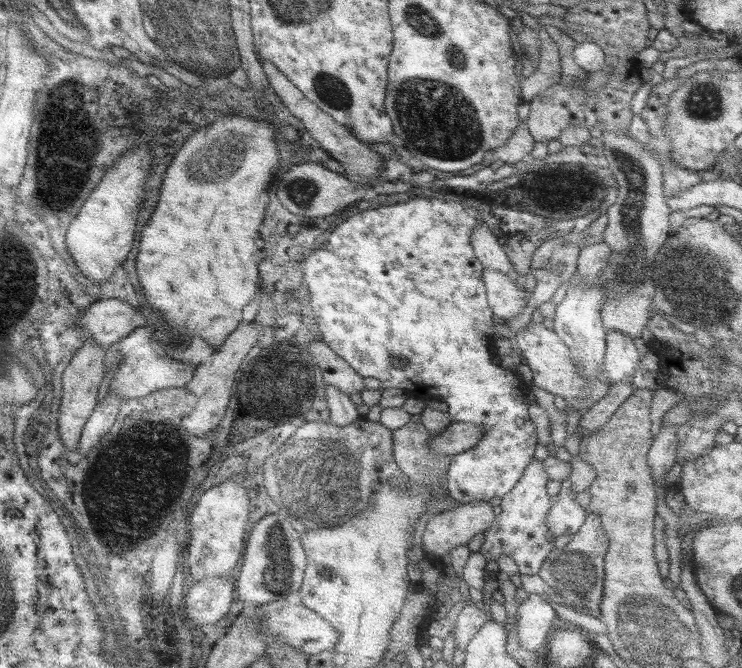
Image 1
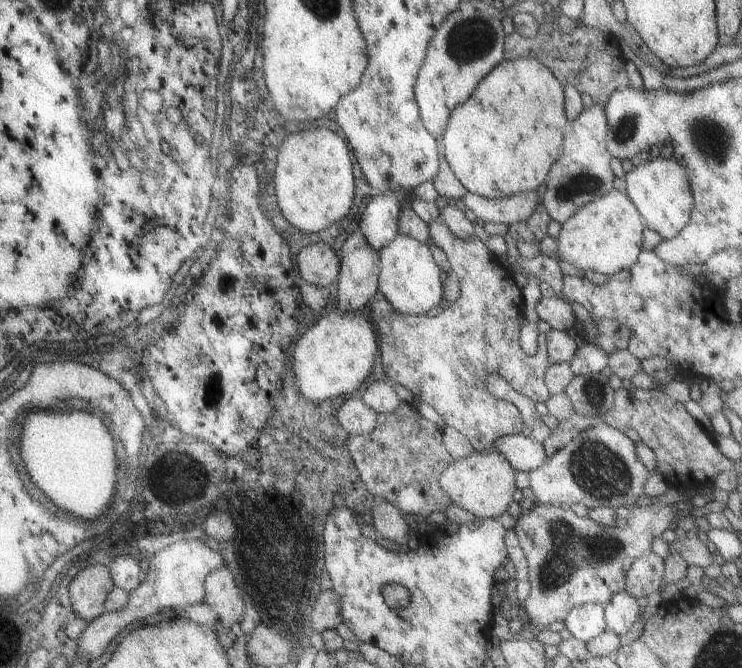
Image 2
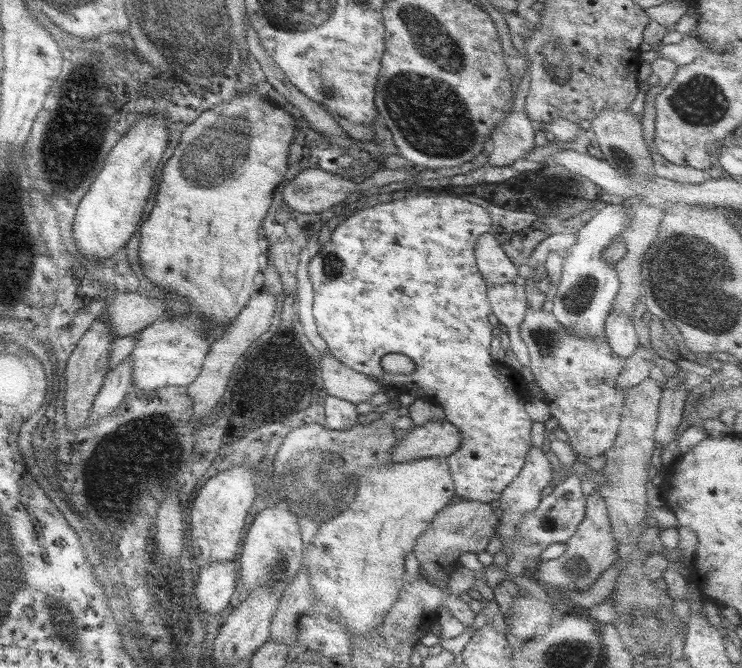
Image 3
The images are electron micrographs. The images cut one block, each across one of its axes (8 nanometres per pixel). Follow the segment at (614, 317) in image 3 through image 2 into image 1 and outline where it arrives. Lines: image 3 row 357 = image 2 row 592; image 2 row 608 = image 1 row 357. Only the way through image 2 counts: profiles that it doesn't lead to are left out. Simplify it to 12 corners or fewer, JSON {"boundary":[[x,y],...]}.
{"boundary":[[606,332],[602,370],[610,386],[631,379],[641,355],[632,339]]}

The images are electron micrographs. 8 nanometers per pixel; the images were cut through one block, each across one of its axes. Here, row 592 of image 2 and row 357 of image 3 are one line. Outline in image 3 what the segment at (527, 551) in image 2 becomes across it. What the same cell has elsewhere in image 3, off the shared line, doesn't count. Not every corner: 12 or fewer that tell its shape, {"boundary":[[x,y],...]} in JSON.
{"boundary":[[525,310],[527,368],[577,456],[617,434],[623,358]]}

